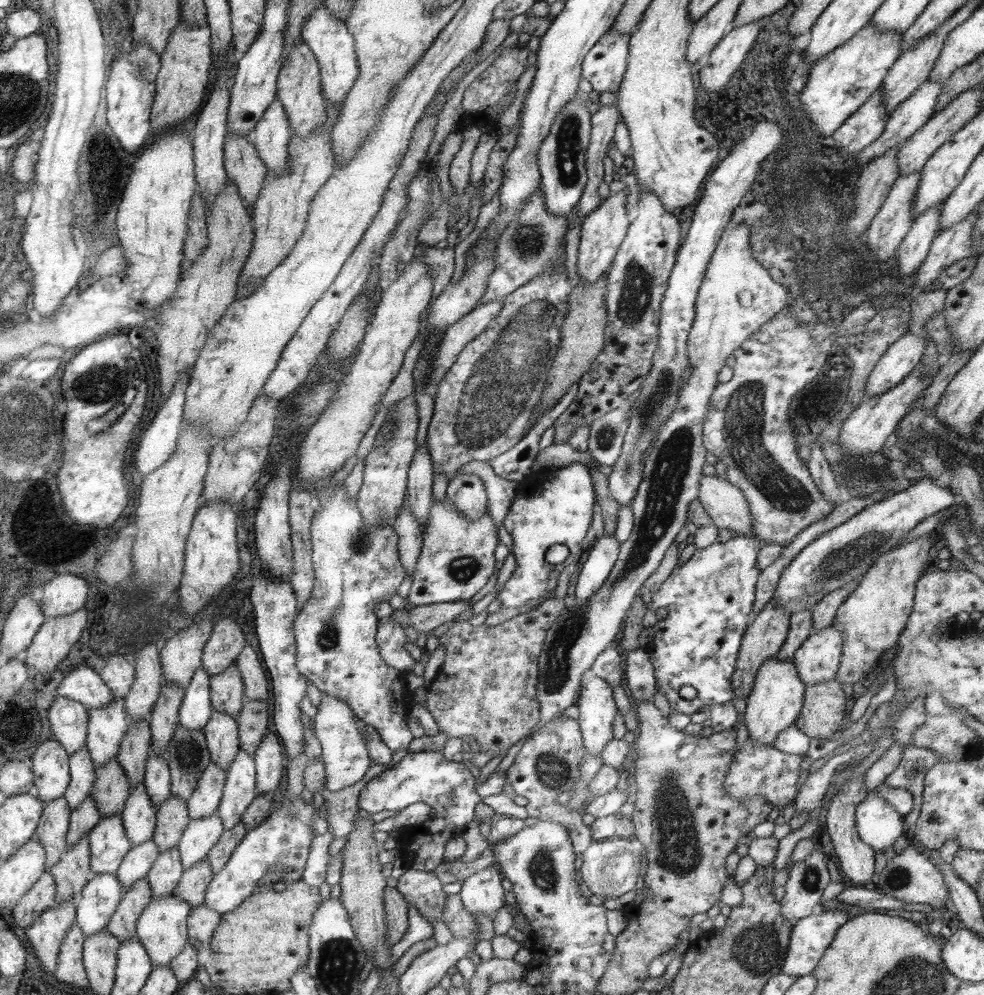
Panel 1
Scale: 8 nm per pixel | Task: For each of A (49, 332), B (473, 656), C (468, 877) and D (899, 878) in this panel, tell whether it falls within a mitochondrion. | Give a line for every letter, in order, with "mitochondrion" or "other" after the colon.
A: other
B: other
C: other
D: mitochondrion

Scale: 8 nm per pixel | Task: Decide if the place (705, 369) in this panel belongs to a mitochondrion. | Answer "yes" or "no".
no

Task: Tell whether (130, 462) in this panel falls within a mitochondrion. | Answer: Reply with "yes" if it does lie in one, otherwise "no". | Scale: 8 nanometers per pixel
no

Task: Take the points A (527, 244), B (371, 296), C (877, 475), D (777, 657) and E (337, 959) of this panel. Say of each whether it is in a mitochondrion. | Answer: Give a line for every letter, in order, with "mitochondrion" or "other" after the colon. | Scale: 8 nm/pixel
A: mitochondrion
B: other
C: mitochondrion
D: other
E: mitochondrion

